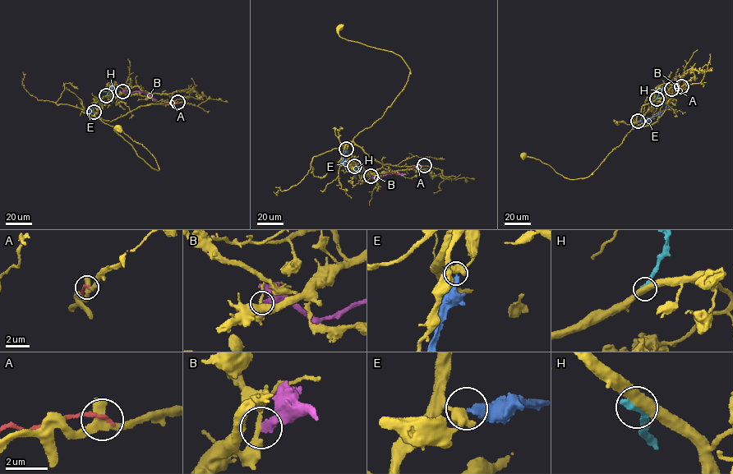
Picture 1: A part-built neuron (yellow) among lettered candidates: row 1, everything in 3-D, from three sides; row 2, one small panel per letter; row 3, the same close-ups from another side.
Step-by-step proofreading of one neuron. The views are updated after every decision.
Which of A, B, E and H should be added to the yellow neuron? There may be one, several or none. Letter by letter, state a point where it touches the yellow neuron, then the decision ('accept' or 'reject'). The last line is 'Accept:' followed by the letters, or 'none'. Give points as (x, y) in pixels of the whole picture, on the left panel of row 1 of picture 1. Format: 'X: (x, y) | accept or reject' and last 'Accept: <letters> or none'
A: (177, 102) | reject
B: (122, 91) | reject
E: (94, 112) | reject
H: (106, 95) | reject
Accept: none

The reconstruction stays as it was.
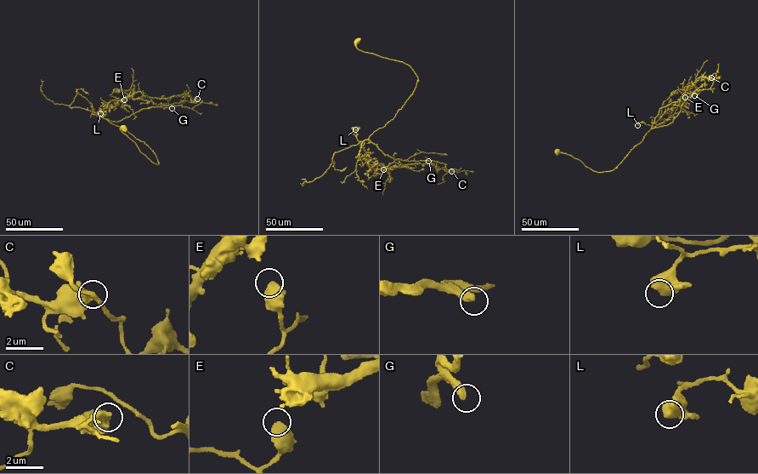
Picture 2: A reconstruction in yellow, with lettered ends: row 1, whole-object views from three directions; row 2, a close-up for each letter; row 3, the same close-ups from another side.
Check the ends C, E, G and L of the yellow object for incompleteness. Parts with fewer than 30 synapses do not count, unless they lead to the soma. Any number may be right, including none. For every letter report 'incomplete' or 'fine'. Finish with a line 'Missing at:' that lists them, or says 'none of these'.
C: incomplete
E: fine
G: fine
L: fine
Missing at: C

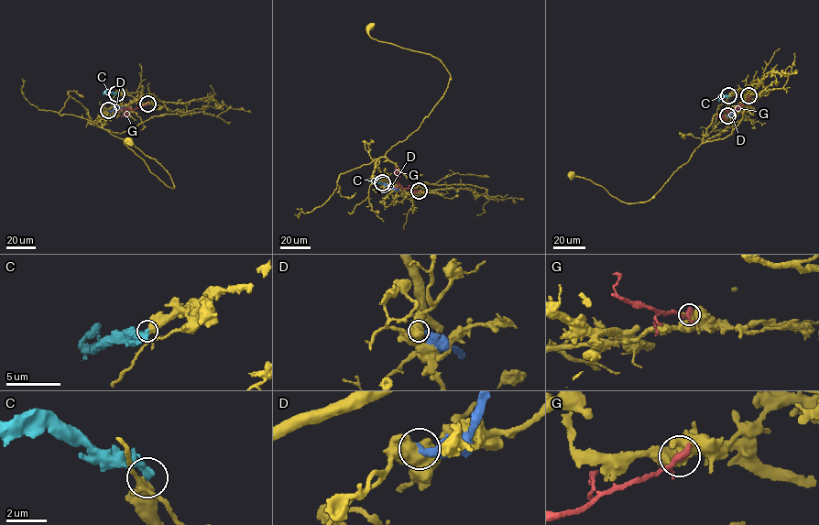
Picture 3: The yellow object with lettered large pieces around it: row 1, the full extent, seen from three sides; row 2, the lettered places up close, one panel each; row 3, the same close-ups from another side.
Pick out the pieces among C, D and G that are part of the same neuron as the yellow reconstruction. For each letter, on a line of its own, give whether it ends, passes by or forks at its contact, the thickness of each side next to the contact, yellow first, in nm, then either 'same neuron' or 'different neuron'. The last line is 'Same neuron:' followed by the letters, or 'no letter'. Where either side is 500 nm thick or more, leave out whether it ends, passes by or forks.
C: it ends there; 440 nm thick on the yellow side, 320 nm on the other; same neuron
D: 700 nm thick on the yellow side, 320 nm on the other; different neuron
G: it passes by; 460 nm thick on the yellow side, 340 nm on the other; different neuron
Same neuron: C

